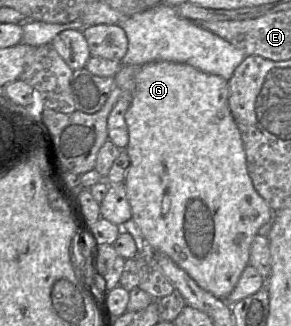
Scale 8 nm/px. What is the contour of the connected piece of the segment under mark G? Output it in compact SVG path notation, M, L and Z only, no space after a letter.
M168 61L150 62L141 66L136 75L135 91L125 114L129 131L126 151L130 166L126 172L124 185L127 199L132 209L132 219L140 228L149 248L168 255L184 269L196 283L220 299L226 299L235 288L243 270L249 264L250 248L254 237L262 225L271 217L271 208L254 188L247 170L246 153L241 133L233 118L229 105L228 81L221 76L203 72L189 64Z

